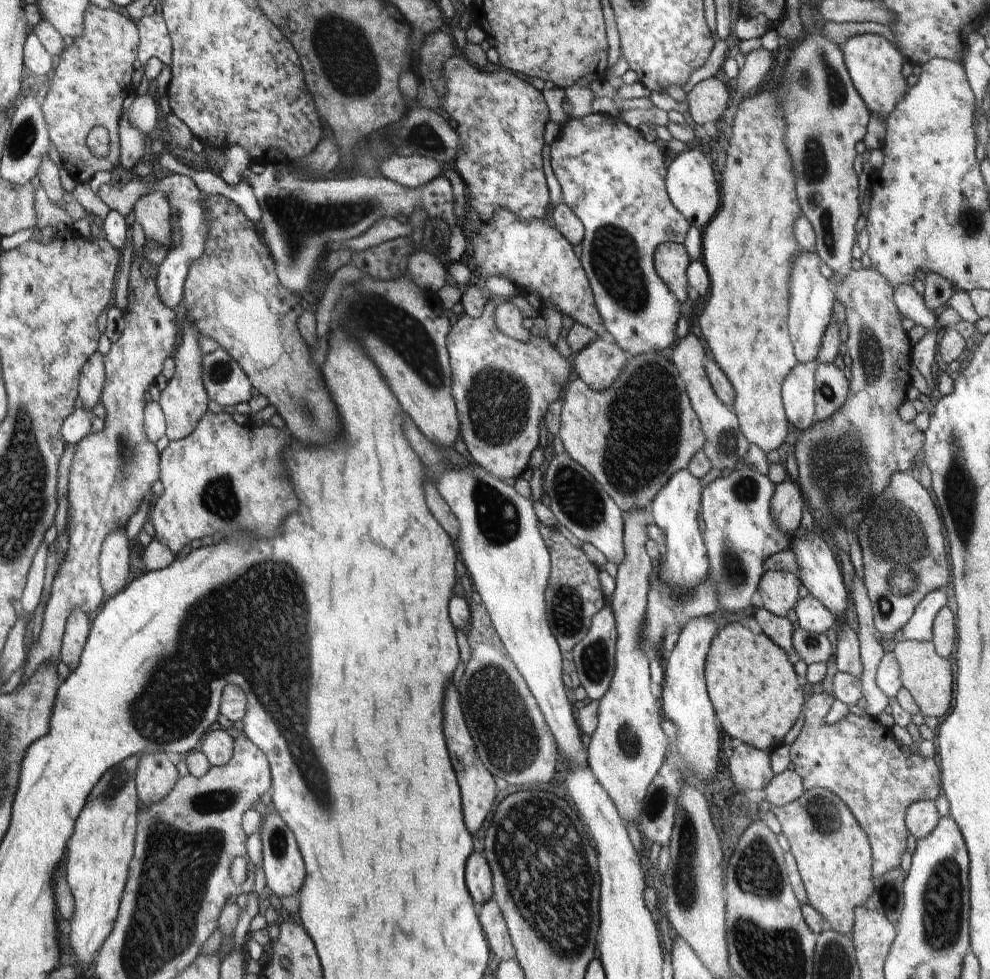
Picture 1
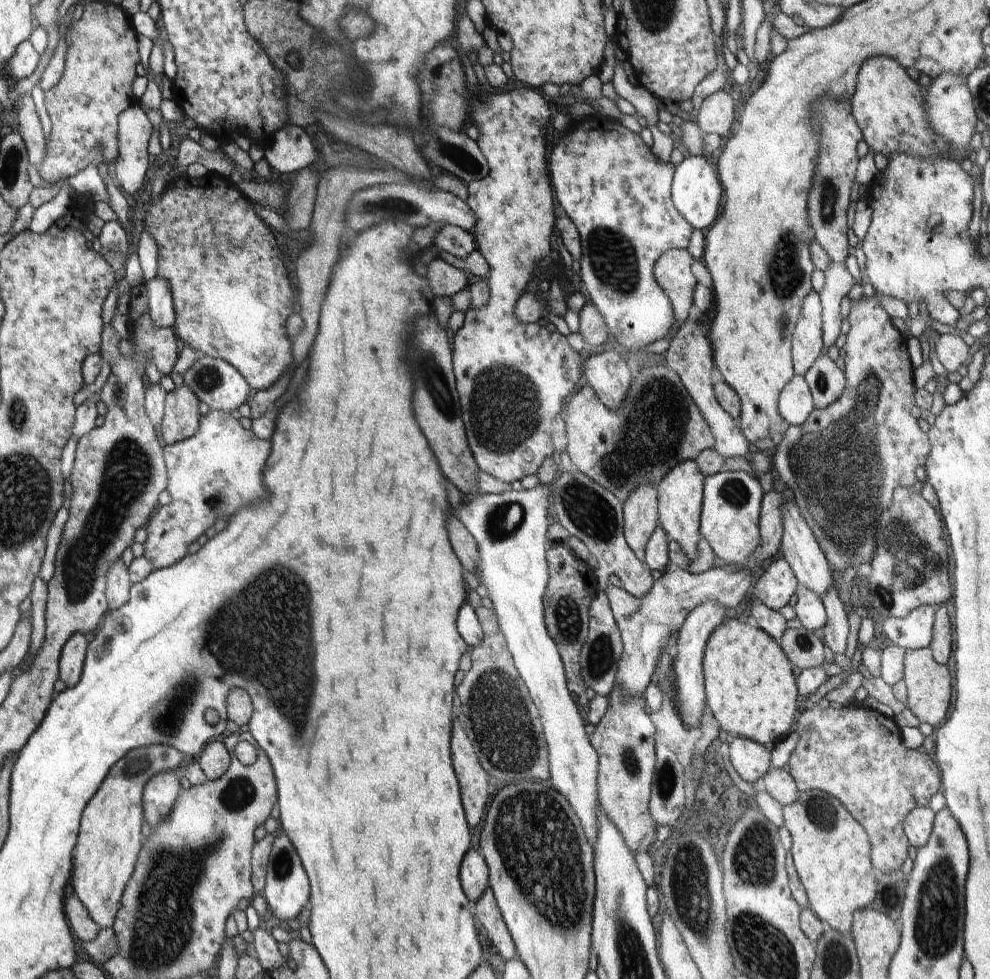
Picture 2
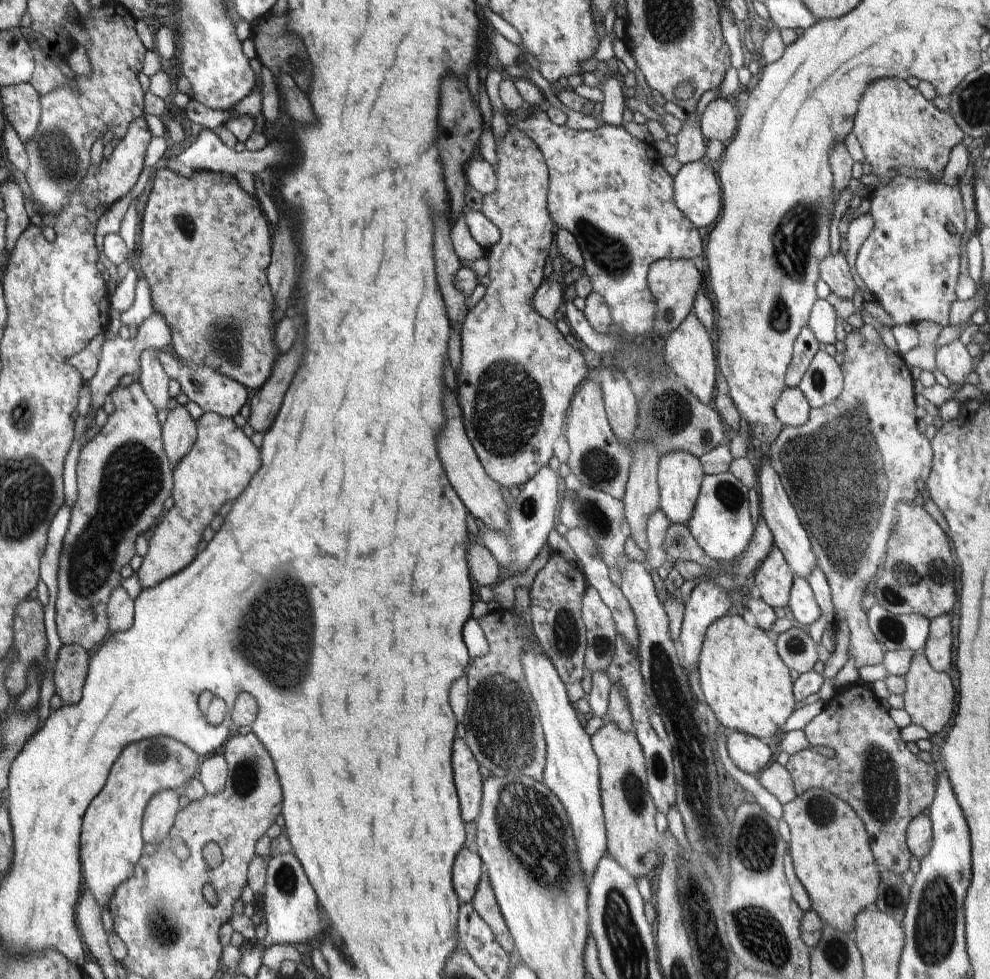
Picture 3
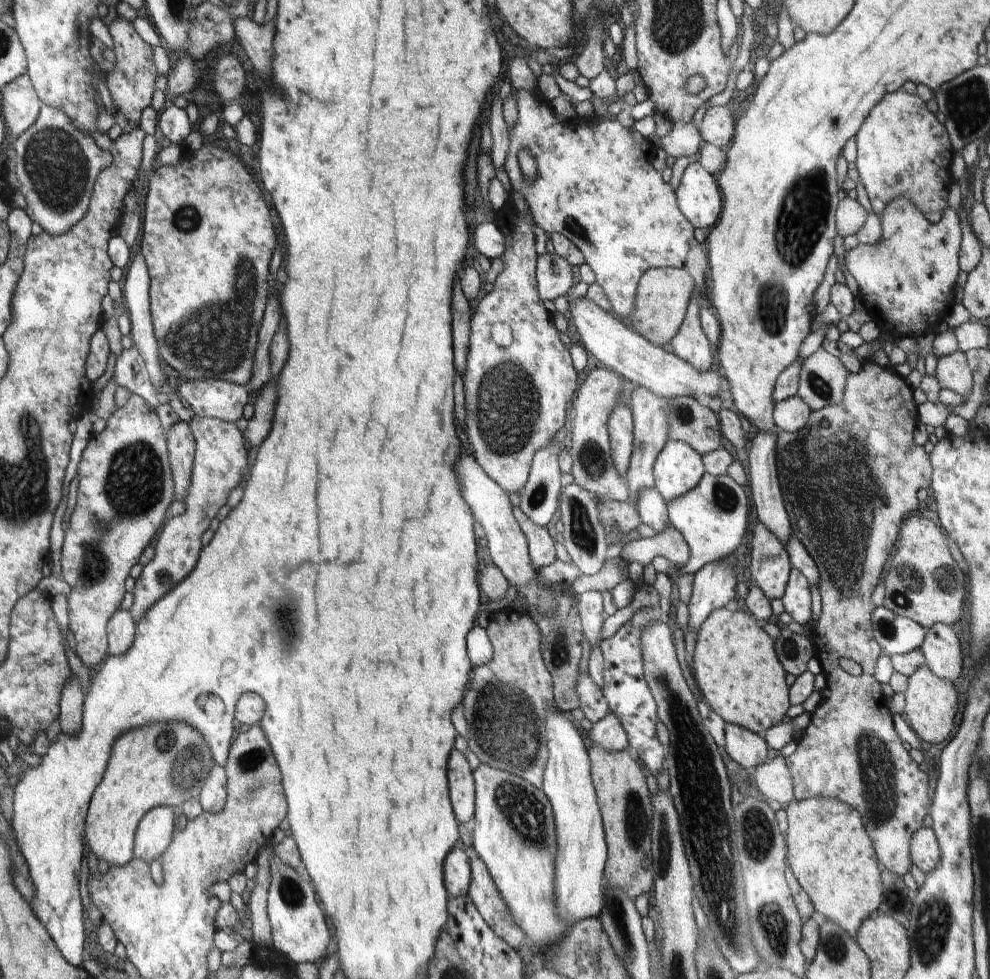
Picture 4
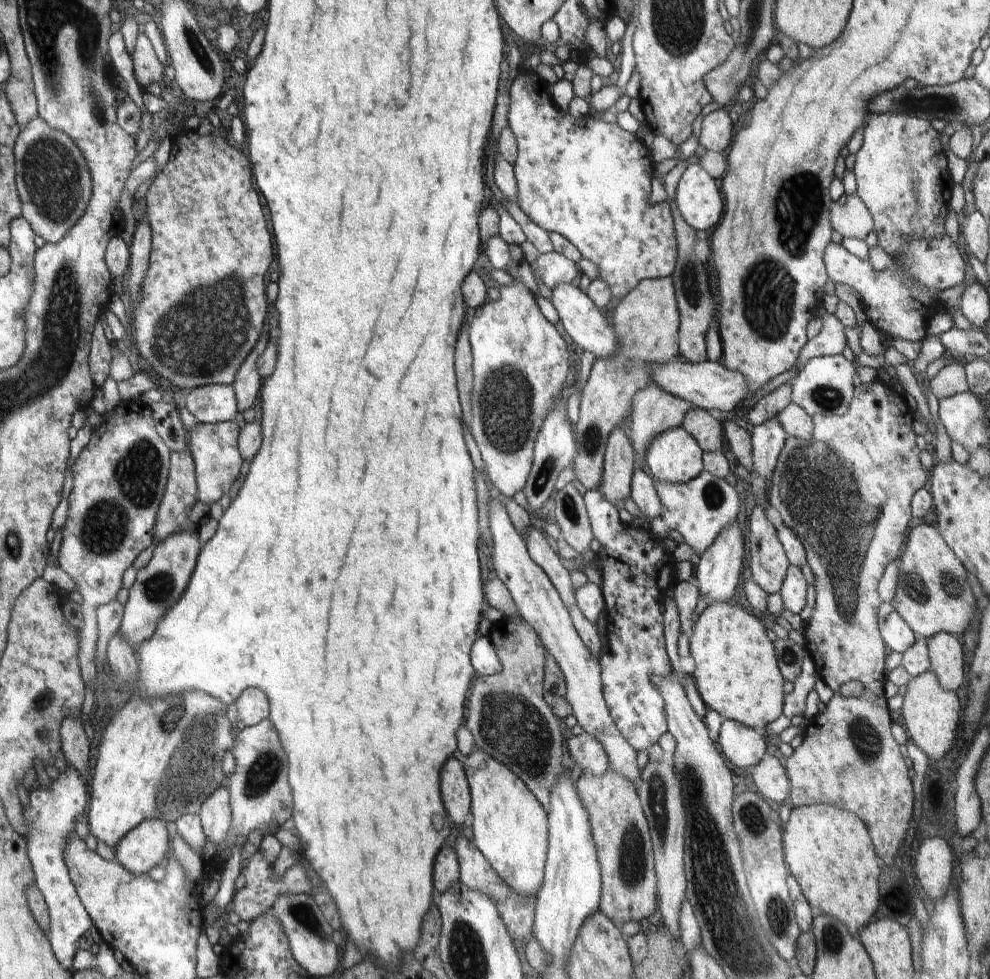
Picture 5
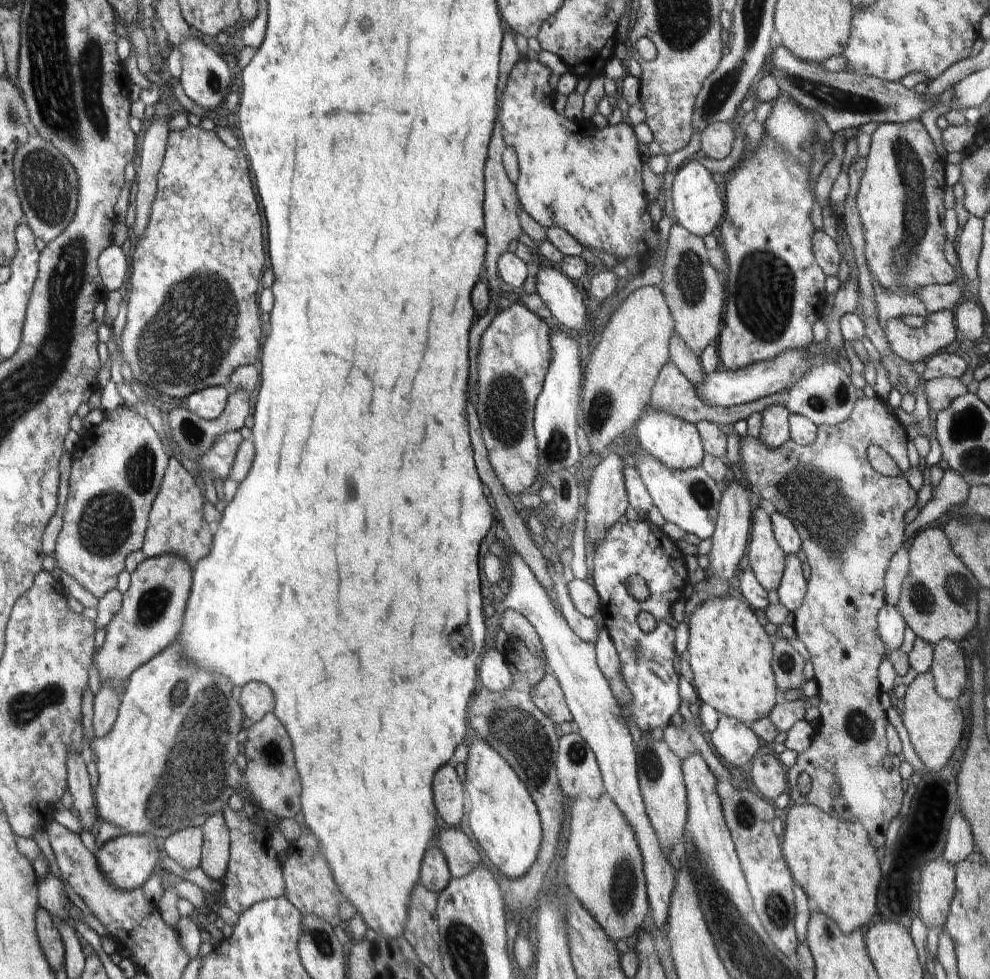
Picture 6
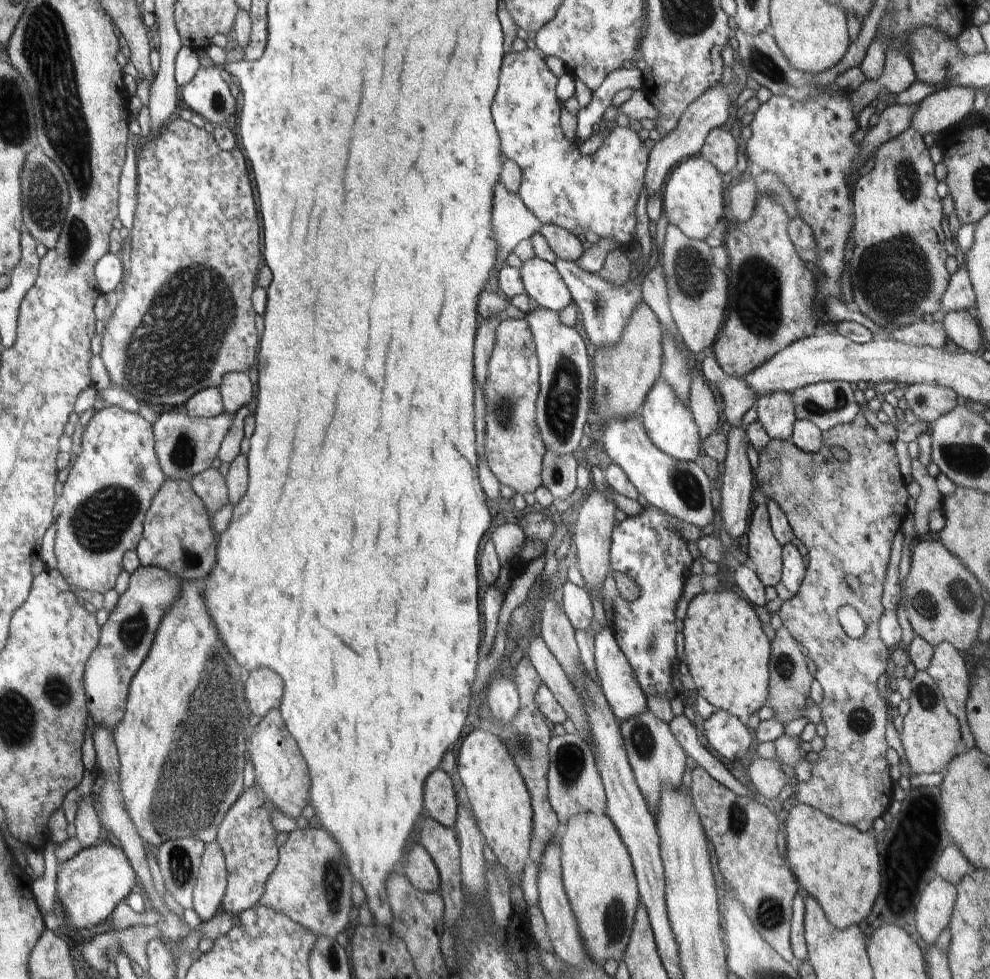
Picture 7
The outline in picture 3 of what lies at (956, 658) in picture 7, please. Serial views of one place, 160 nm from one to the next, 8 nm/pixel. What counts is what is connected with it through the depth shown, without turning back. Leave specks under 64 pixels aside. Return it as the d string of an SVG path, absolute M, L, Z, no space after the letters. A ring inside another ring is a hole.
M940 615L930 621L929 635L922 654L936 672L947 674L952 668L950 615Z

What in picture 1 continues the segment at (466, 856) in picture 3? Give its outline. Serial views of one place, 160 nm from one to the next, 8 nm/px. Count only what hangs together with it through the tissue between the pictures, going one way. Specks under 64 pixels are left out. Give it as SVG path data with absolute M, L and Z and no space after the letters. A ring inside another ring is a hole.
M472 852L466 862L466 886L474 902L484 904L492 899L492 874L482 854Z

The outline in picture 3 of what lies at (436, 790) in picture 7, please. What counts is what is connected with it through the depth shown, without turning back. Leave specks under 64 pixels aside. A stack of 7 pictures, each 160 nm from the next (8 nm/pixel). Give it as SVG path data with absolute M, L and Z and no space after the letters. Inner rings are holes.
M462 740L454 742L452 764L454 764L454 784L460 798L460 812L464 822L472 822L480 812L480 798L482 798L482 776L478 762L474 760L472 752Z

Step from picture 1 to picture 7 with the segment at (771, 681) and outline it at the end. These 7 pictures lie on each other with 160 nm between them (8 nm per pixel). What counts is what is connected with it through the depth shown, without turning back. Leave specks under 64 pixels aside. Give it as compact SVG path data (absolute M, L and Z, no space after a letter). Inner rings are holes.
M725 589L705 591L692 598L683 621L683 659L696 684L697 695L748 726L750 716L758 713L768 702L768 662L772 654L771 642L762 630L753 605L736 592Z

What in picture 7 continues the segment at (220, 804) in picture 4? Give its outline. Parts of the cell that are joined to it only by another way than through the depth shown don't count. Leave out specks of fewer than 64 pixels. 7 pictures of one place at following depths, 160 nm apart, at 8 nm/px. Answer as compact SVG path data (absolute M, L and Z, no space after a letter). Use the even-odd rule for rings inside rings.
M218 840L205 844L194 890L194 912L202 923L217 916L227 890L226 858Z

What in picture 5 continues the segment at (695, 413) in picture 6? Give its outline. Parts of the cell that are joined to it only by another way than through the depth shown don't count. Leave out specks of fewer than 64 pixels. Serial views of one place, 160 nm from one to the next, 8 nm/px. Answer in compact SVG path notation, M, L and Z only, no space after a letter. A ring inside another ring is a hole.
M826 311L822 320L822 330L815 338L808 340L798 356L798 370L802 370L804 364L812 358L823 355L842 355L847 345L843 325L840 320ZM652 381L649 382L646 388L638 390L634 394L630 411L632 418L630 429L634 454L636 454L636 458L641 464L644 459L646 460L646 452L648 452L650 442L666 430L681 427L686 412L692 410L692 408L695 407L690 402L664 392L660 386L656 386Z

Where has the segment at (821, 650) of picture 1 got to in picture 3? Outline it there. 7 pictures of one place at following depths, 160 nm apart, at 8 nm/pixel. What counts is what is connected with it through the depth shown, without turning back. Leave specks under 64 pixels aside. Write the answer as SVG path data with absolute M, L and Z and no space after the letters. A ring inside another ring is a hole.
M791 628L774 638L778 656L790 669L799 674L813 670L818 660L815 642L807 631Z

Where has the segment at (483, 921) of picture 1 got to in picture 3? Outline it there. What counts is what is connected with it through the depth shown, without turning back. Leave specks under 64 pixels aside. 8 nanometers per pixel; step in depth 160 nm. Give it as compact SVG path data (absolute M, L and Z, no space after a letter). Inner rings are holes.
M482 871L476 892L471 900L471 905L478 913L478 916L492 929L496 940L500 946L513 957L514 960L519 960L517 948L506 926L504 917L499 909L492 885L490 884L487 872Z

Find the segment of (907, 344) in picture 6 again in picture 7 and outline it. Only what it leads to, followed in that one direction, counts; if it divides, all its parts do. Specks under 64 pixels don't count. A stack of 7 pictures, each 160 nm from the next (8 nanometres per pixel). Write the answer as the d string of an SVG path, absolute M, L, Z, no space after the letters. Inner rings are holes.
M936 316L936 321L927 324L920 320L909 326L900 326L892 329L889 333L889 340L910 344L910 346L930 347L942 350L947 344L946 328L940 318Z

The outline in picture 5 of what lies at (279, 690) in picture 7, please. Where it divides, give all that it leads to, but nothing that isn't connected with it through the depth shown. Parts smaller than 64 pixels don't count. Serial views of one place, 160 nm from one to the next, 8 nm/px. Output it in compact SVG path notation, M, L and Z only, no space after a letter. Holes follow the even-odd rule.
M248 688L236 700L238 718L252 727L269 718L269 701L265 692L258 688Z

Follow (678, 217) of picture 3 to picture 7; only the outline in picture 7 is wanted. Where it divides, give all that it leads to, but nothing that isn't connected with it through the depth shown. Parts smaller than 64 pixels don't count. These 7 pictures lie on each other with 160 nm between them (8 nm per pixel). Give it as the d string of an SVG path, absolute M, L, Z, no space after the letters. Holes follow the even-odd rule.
M522 50L508 52L504 56L500 72L500 86L492 104L492 118L500 134L501 154L518 164L522 173L522 183L518 197L522 203L542 222L564 228L578 237L594 233L600 238L614 240L618 246L632 244L636 239L636 204L644 188L644 178L649 160L638 134L632 128L616 126L605 134L604 143L590 156L584 156L575 142L566 140L560 123L562 104L556 98L555 88L558 78L550 72L545 58L539 51Z

